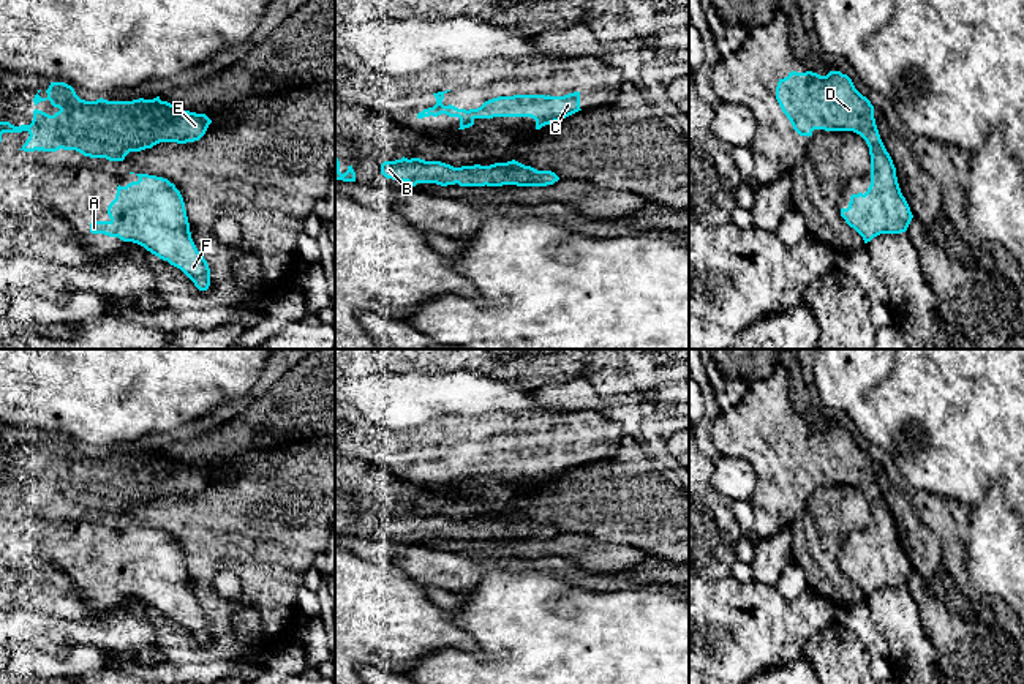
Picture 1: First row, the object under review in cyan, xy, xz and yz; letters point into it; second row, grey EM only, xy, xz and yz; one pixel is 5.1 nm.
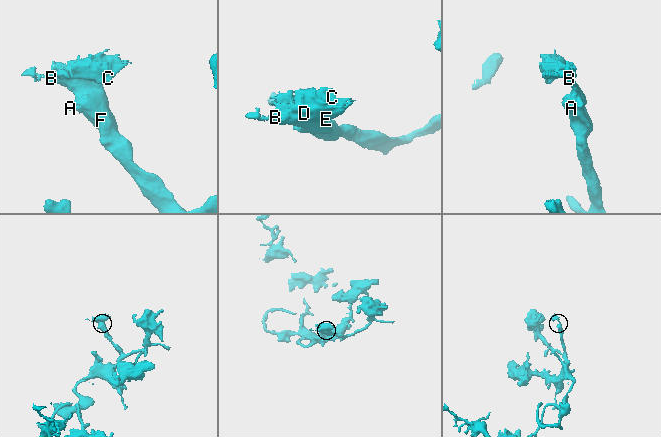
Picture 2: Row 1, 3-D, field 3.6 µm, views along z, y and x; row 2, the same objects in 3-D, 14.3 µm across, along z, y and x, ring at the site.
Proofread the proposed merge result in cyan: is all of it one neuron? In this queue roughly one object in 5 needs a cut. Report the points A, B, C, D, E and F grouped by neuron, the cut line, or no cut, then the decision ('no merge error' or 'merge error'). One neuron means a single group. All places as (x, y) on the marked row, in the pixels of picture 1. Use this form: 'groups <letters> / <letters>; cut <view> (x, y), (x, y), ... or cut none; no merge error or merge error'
groups A B C D E F; cut none; no merge error

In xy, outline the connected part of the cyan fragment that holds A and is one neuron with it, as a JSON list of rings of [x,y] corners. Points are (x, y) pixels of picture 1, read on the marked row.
[[[136,174],[137,182],[117,186],[109,221],[92,221],[92,234],[119,237],[144,246],[180,269],[199,291],[210,286],[210,269],[198,251],[180,191],[168,179]]]

